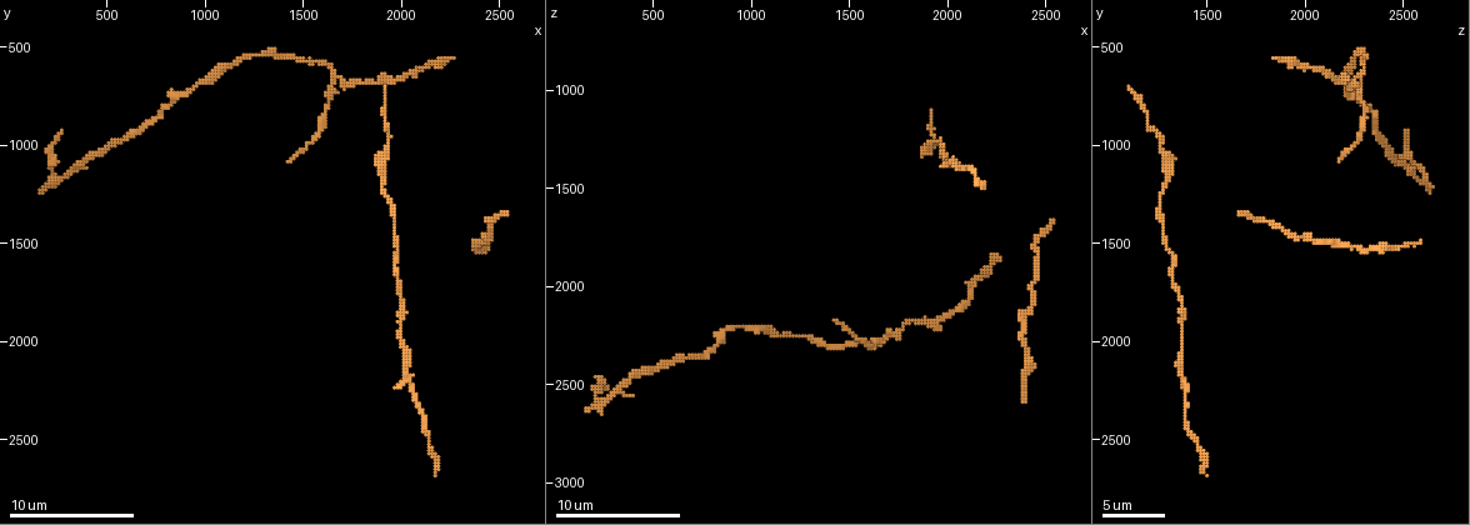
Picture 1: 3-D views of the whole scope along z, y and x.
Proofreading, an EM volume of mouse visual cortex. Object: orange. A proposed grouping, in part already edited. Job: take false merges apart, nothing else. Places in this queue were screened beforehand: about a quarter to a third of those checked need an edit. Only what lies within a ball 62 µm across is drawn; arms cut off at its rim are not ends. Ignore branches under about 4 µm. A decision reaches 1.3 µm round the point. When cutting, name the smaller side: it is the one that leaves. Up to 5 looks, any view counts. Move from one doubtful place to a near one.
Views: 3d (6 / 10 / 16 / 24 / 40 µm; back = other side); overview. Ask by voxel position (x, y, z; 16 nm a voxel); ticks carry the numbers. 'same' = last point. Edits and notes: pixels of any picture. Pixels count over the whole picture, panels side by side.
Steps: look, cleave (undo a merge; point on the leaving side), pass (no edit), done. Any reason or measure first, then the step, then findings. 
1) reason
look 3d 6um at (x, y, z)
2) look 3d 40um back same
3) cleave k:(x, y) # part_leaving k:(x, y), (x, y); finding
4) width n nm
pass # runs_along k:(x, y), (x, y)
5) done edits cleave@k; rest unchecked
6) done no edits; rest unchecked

branch point
look 3d 10um at (1670, 650, 2290)

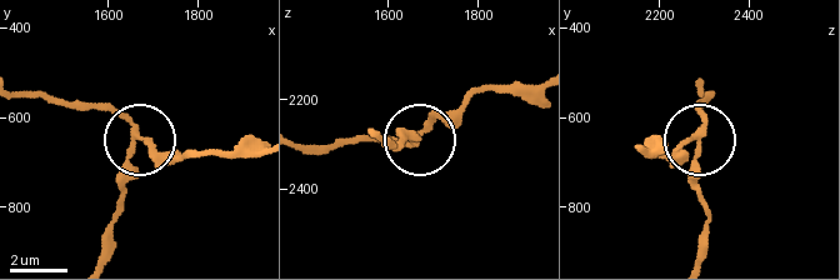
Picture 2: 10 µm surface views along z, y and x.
side_arm 9 um; arms 3
cleave 2:(124, 185) # a second neuron is stuck on

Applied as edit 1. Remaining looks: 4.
see it whole again
look overview

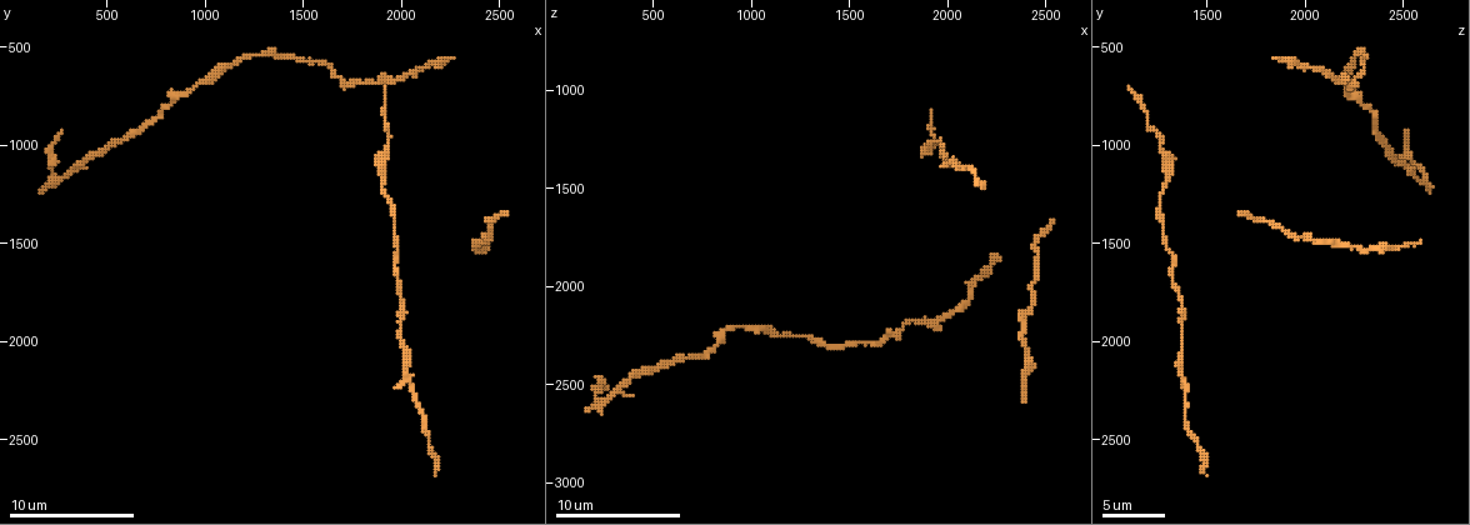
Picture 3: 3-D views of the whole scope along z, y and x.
thick turns thin
look 3d 10um at (890, 740, 2210)

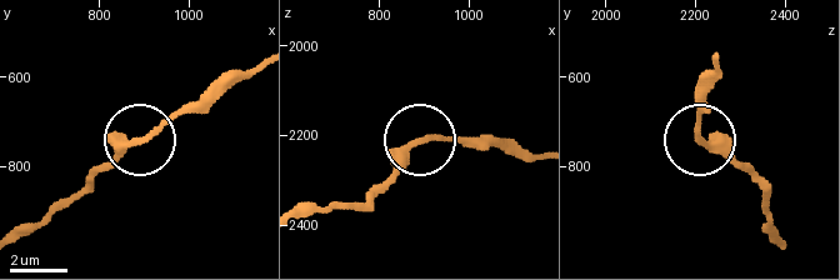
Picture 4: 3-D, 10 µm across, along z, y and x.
pass # runs_along 4:(719, 55), (696, 131), (759, 184); all the same neuron

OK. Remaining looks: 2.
three arms meet
look 3d 16um at (230, 1150, 2590)

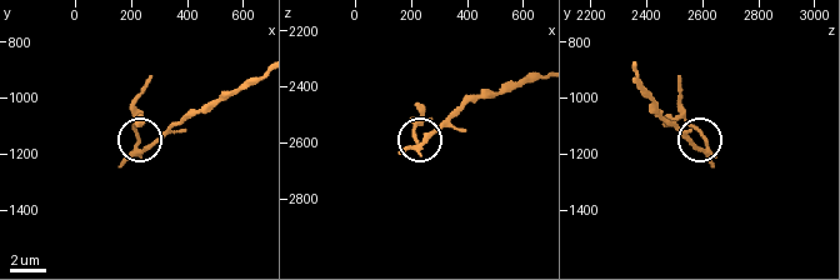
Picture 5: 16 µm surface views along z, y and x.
width 160 nm
cleave 5:(134, 126) # a second neuron is stuck on

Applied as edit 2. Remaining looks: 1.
done edits cleave@2, cleave@5; rest unchecked

